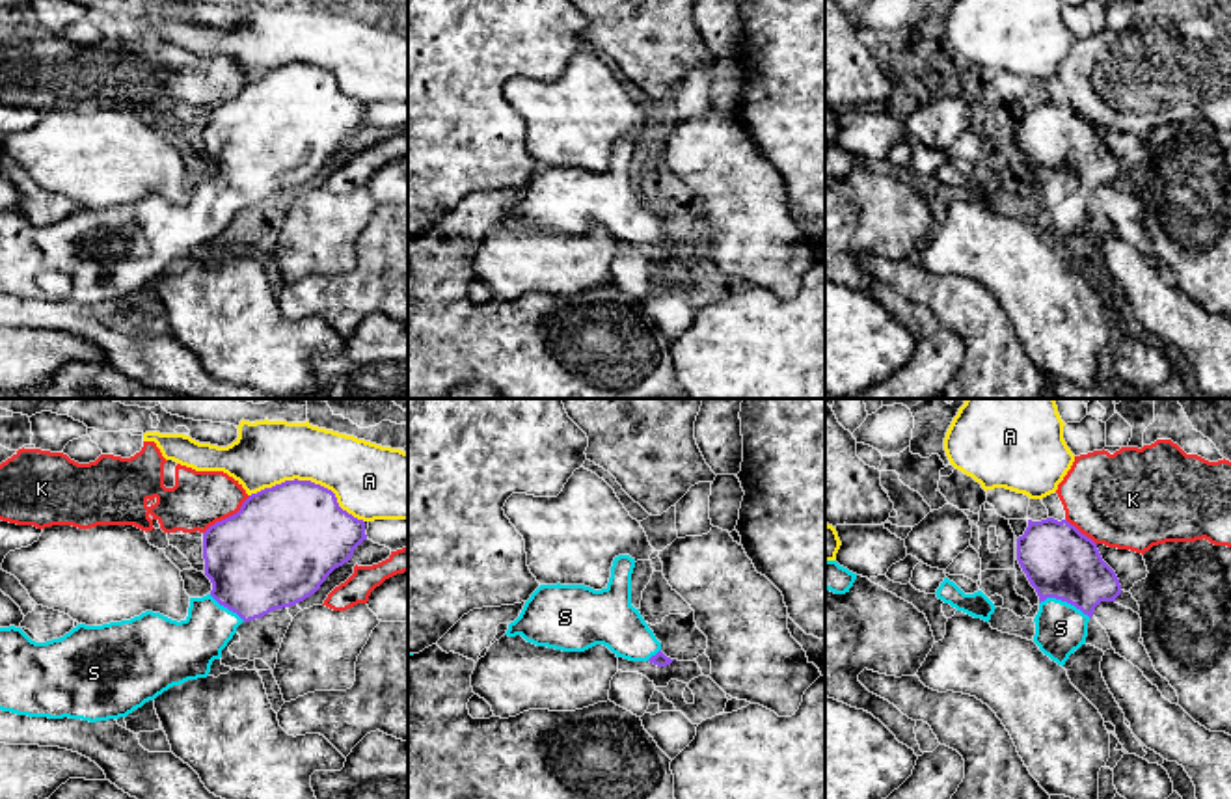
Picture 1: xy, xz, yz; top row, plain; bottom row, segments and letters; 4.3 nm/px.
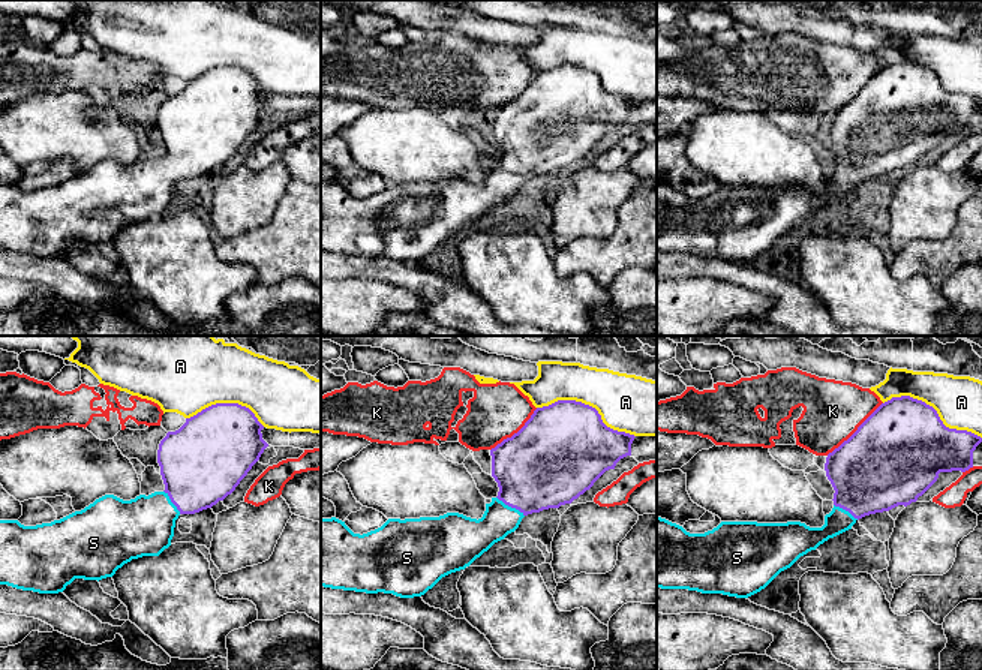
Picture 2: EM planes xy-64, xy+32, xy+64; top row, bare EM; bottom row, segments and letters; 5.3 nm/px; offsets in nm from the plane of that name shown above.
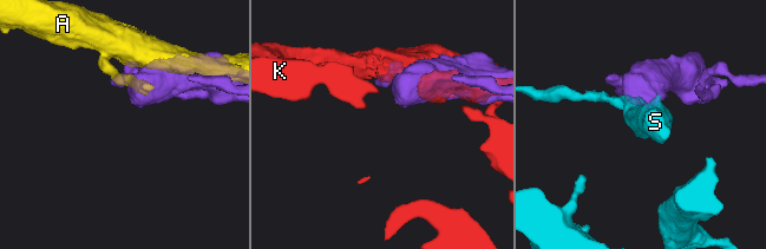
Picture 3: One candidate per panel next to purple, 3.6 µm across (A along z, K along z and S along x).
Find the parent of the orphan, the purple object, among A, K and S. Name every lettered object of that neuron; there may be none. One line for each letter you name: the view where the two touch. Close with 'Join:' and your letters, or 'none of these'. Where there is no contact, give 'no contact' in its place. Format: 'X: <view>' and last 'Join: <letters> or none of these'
S: yz
Join: S

